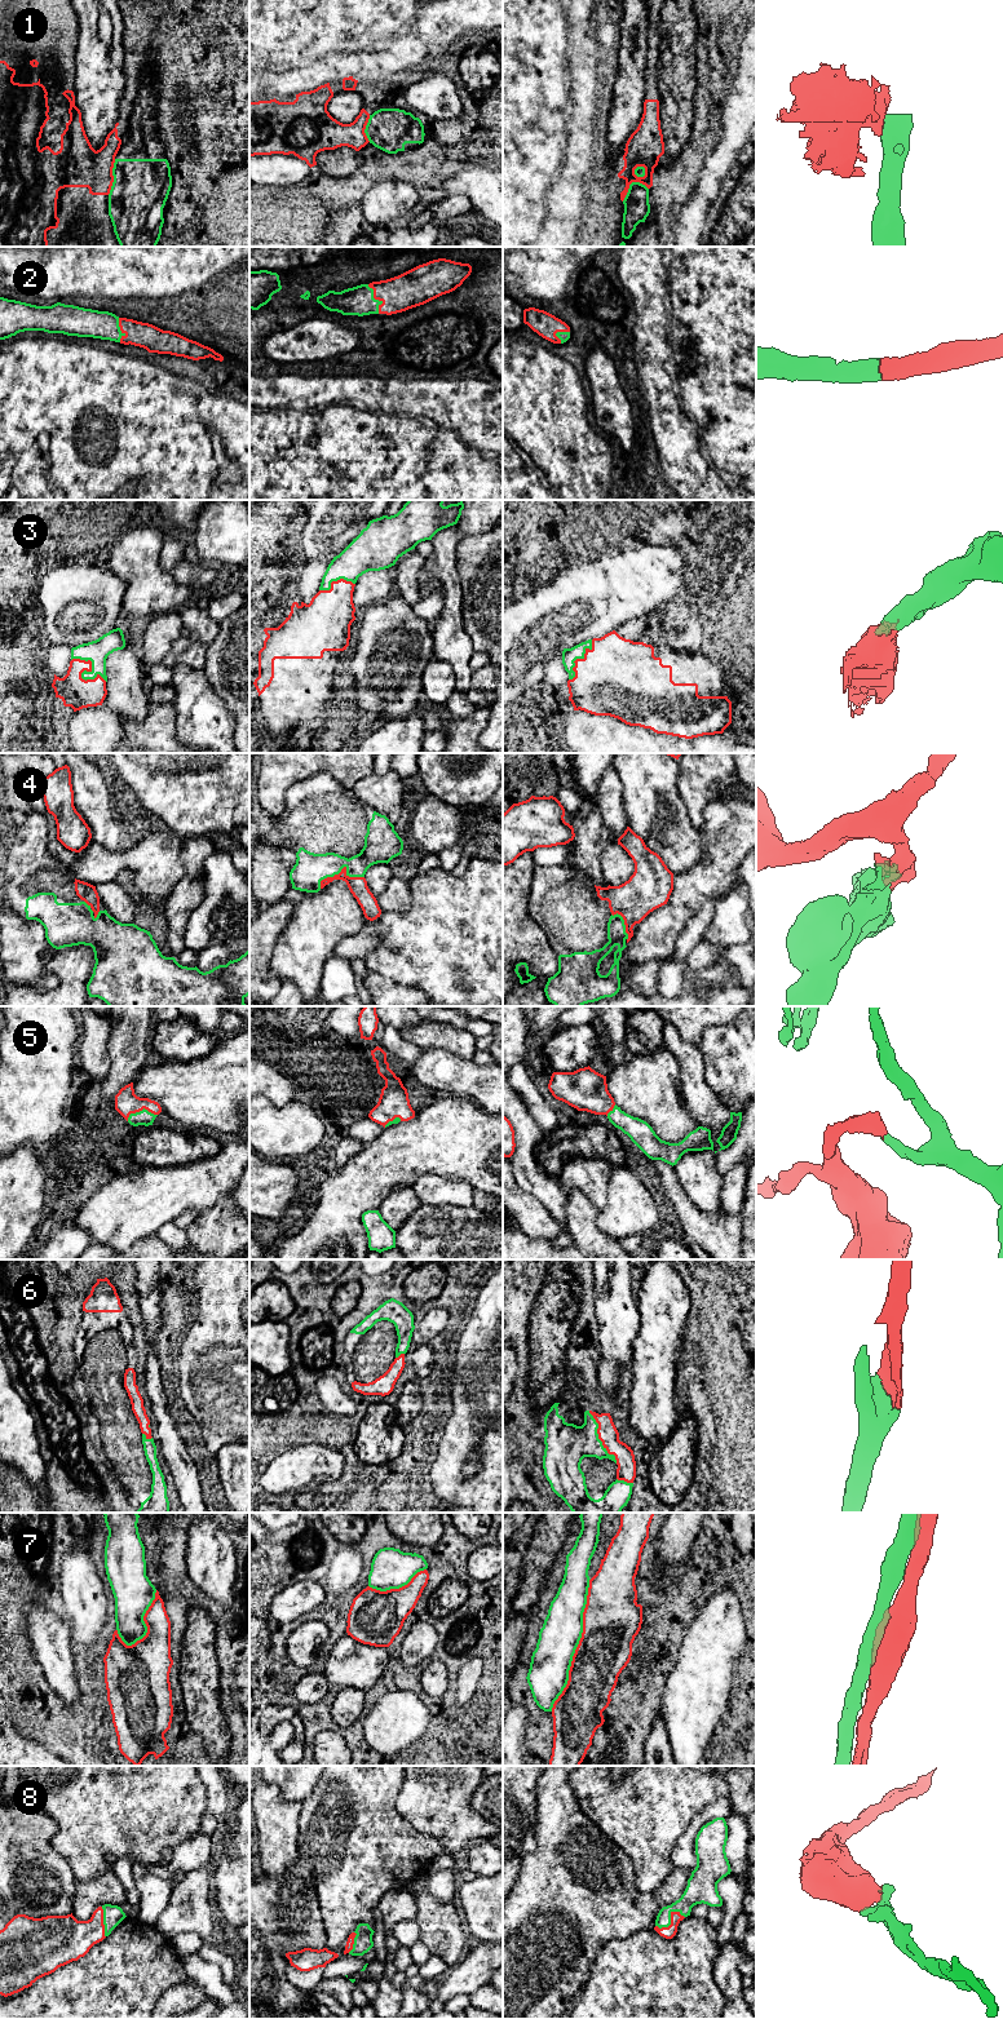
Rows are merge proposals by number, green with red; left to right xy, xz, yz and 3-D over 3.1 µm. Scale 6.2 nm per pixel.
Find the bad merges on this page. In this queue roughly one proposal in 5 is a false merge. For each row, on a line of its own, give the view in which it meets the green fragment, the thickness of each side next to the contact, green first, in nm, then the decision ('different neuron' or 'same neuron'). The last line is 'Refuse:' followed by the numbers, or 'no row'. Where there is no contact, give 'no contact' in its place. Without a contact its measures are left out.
1: meets green in xy; 360 nm thick on the green side, 280 nm on the other; different neuron
2: meets green in xz; 180 nm thick on the green side, 220 nm on the other; same neuron
3: meets green in xy; 140 nm thick on the green side, 190 nm on the other; same neuron
4: meets green in xz; 200 nm thick on the green side, 110 nm on the other; same neuron
5: meets green in xy; 100 nm thick on the green side, 150 nm on the other; same neuron
6: meets green in yz; 280 nm thick on the green side, 120 nm on the other; same neuron
7: meets green in yz; 260 nm thick on the green side, 360 nm on the other; different neuron
8: meets green in yz; 150 nm thick on the green side, 80 nm on the other; same neuron
Refuse: 1, 7

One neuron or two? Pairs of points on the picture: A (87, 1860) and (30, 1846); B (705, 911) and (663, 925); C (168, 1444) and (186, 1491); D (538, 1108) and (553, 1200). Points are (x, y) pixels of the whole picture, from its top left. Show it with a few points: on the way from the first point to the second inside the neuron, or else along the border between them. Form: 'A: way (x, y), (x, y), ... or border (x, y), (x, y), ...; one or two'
A: border (54, 1824), (52, 1847), (63, 1858); two
B: border (715, 897), (710, 898), (688, 921), (676, 939); two
C: way (176, 1456), (185, 1471), (186, 1479); one
D: border (525, 1105), (529, 1115), (546, 1134); two

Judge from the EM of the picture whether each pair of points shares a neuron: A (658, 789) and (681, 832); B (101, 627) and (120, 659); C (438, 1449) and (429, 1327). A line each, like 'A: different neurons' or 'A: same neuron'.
A: same neuron
B: different neurons
C: different neurons

